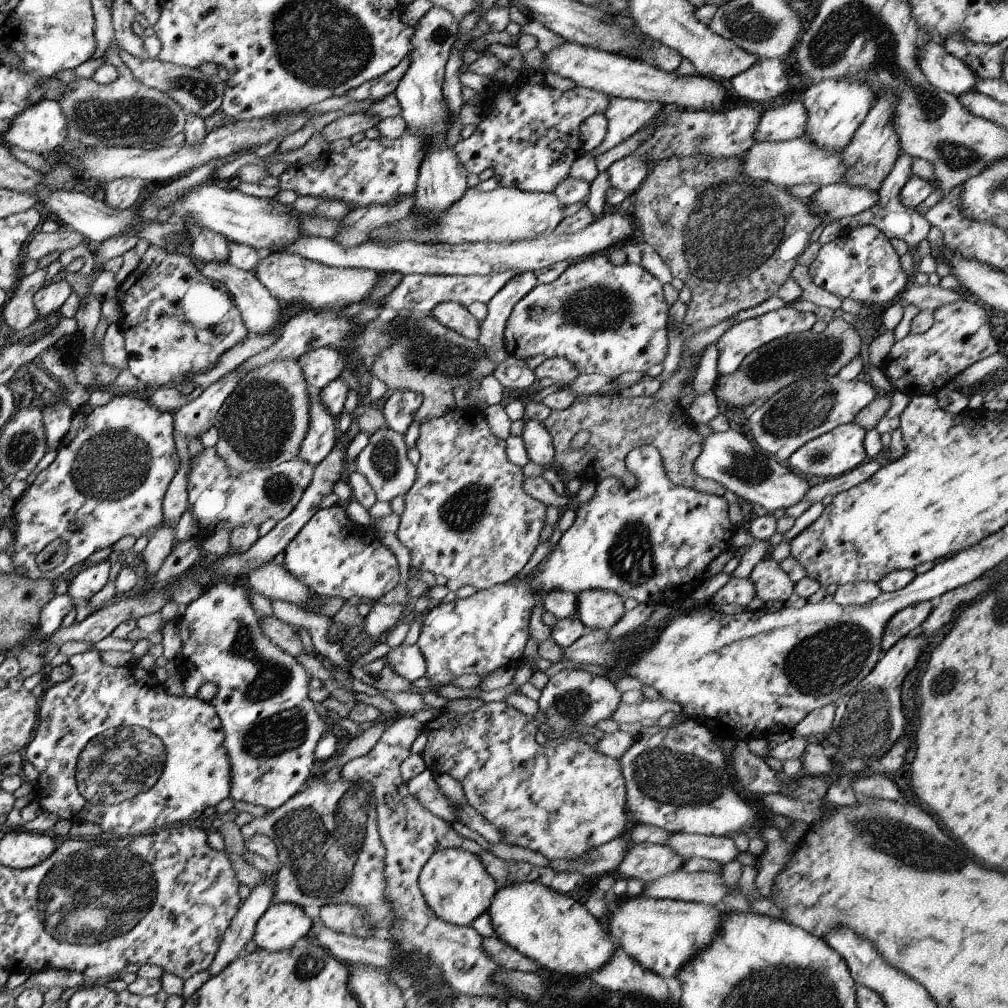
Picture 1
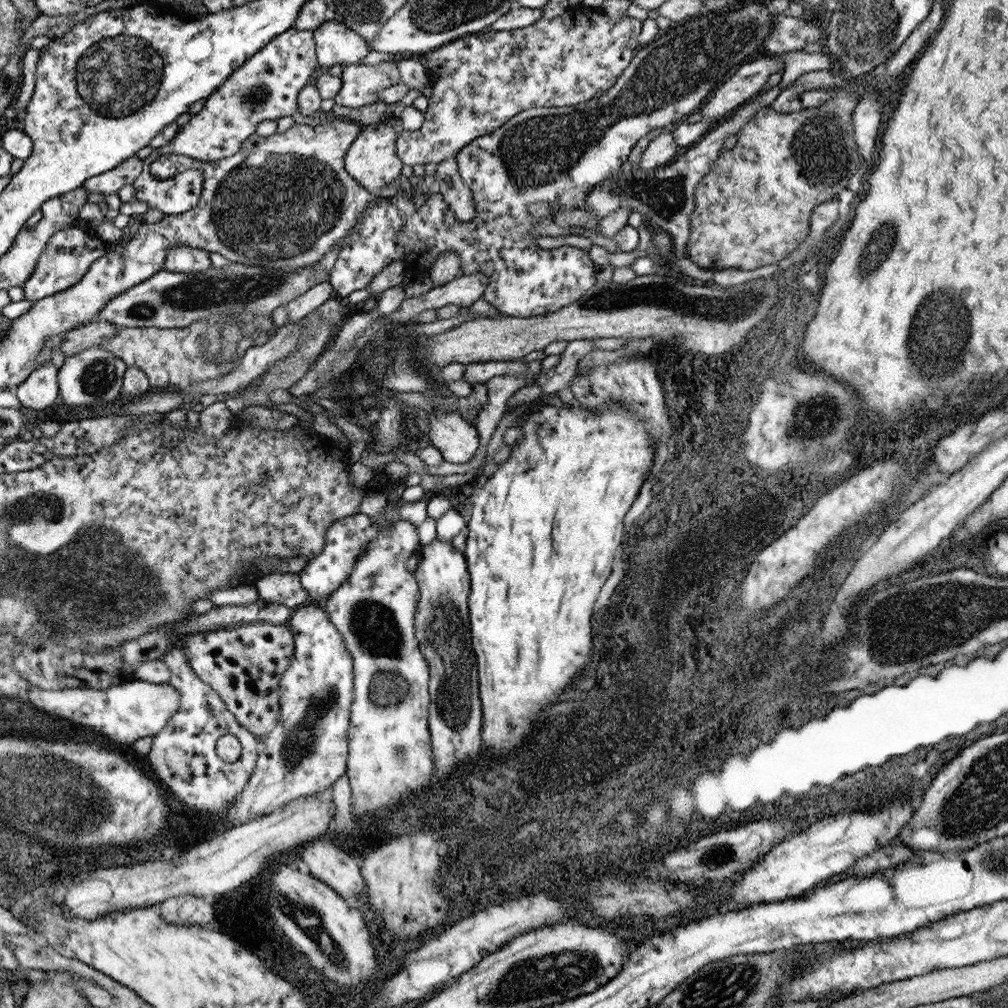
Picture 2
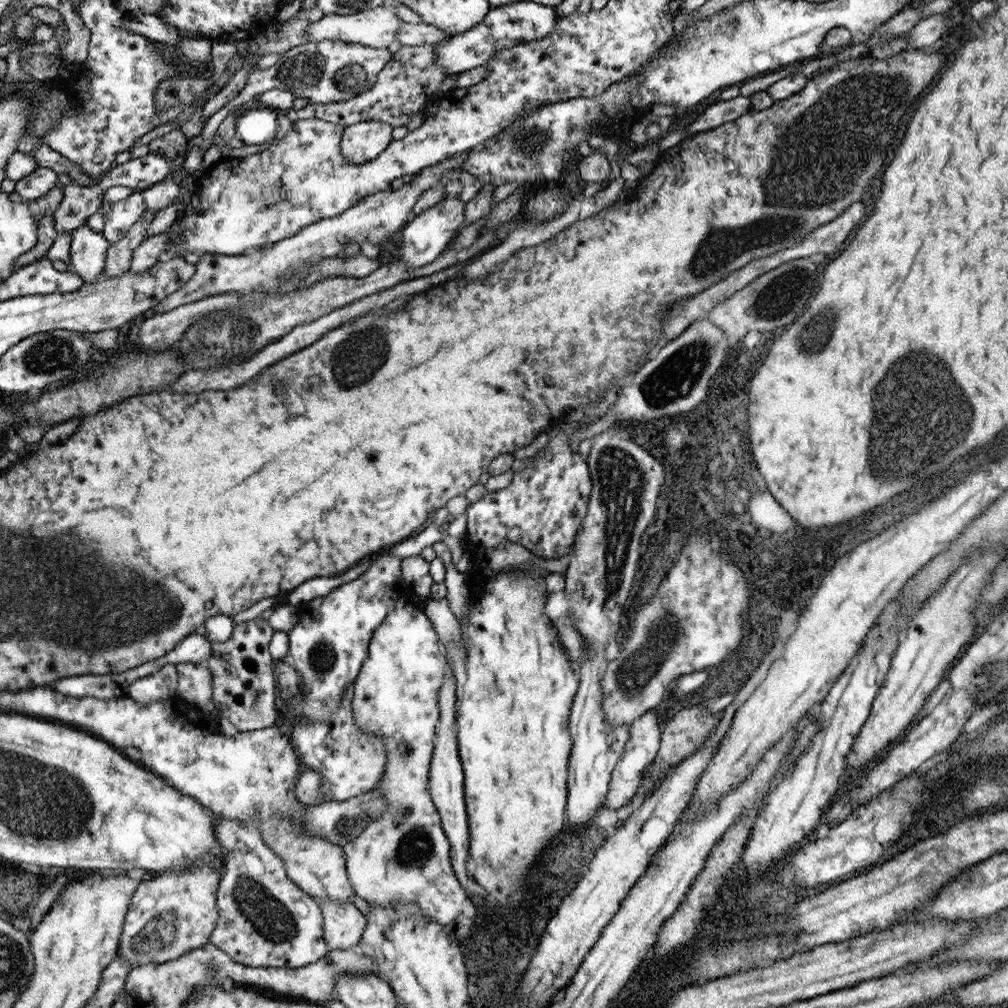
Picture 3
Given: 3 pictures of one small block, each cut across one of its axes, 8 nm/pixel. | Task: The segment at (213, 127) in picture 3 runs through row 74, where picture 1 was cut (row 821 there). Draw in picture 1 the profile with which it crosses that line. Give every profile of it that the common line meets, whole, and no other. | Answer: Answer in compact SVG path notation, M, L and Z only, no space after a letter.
M323 778L311 780L301 794L289 798L277 810L265 812L261 818L249 820L241 828L243 838L251 836L267 836L277 846L277 860L281 866L275 876L275 896L273 904L295 904L307 916L317 918L319 910L327 904L351 904L355 910L365 910L371 916L371 934L385 928L391 930L395 918L391 910L391 902L385 898L385 848L377 830L377 810L371 784L357 786L347 780L339 780L335 784L325 784Z

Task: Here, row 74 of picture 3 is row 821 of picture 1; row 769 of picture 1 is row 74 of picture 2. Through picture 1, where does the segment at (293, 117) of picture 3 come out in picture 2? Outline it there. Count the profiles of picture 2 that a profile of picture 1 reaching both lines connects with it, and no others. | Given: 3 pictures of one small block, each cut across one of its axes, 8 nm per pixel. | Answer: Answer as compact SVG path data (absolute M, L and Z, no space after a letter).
M379 62L375 66L343 66L341 90L333 98L347 108L359 108L377 100L377 92L399 84L399 74L393 62Z

